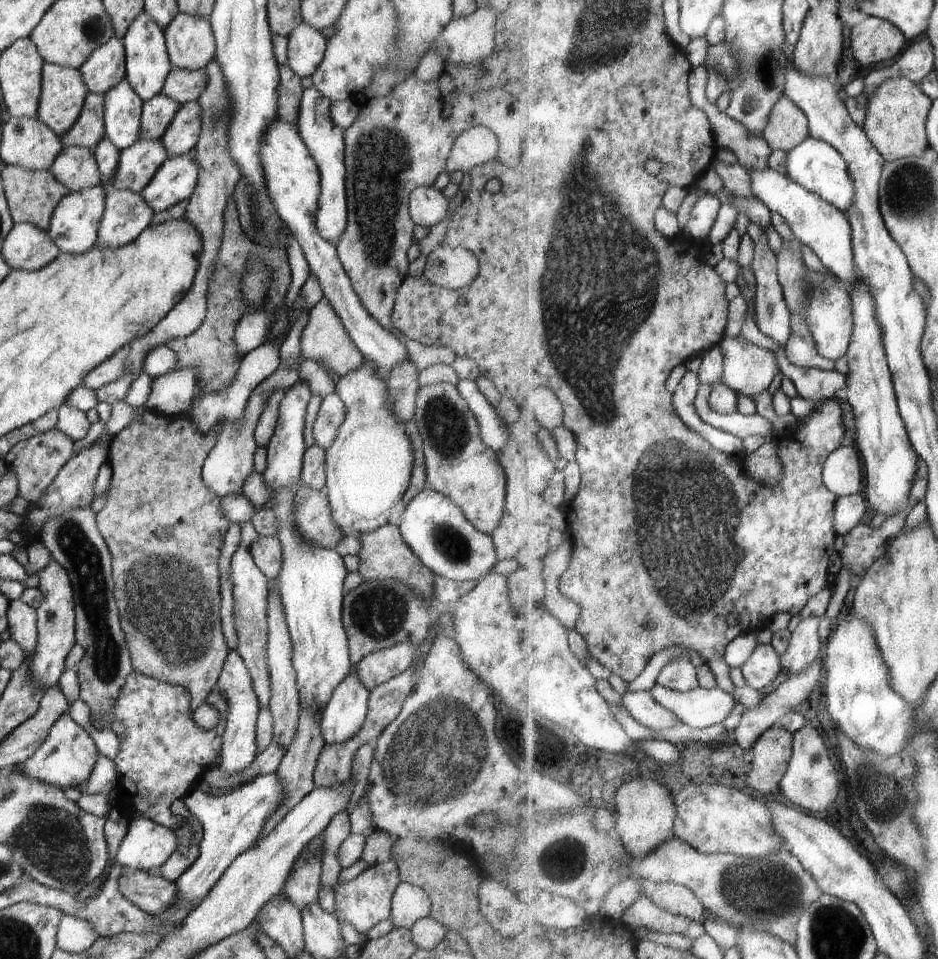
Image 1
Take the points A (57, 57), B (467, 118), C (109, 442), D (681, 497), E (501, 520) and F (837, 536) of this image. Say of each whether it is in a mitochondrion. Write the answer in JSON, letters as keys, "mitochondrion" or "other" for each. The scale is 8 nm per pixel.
{"A":"other","B":"other","C":"other","D":"mitochondrion","E":"other","F":"other"}

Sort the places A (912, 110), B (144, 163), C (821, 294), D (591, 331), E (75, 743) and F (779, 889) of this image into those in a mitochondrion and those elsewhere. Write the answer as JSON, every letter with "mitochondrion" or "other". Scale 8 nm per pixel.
{"A":"other","B":"other","C":"mitochondrion","D":"mitochondrion","E":"other","F":"mitochondrion"}

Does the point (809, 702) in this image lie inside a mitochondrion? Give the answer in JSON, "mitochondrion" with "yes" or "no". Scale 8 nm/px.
{"mitochondrion":"no"}

